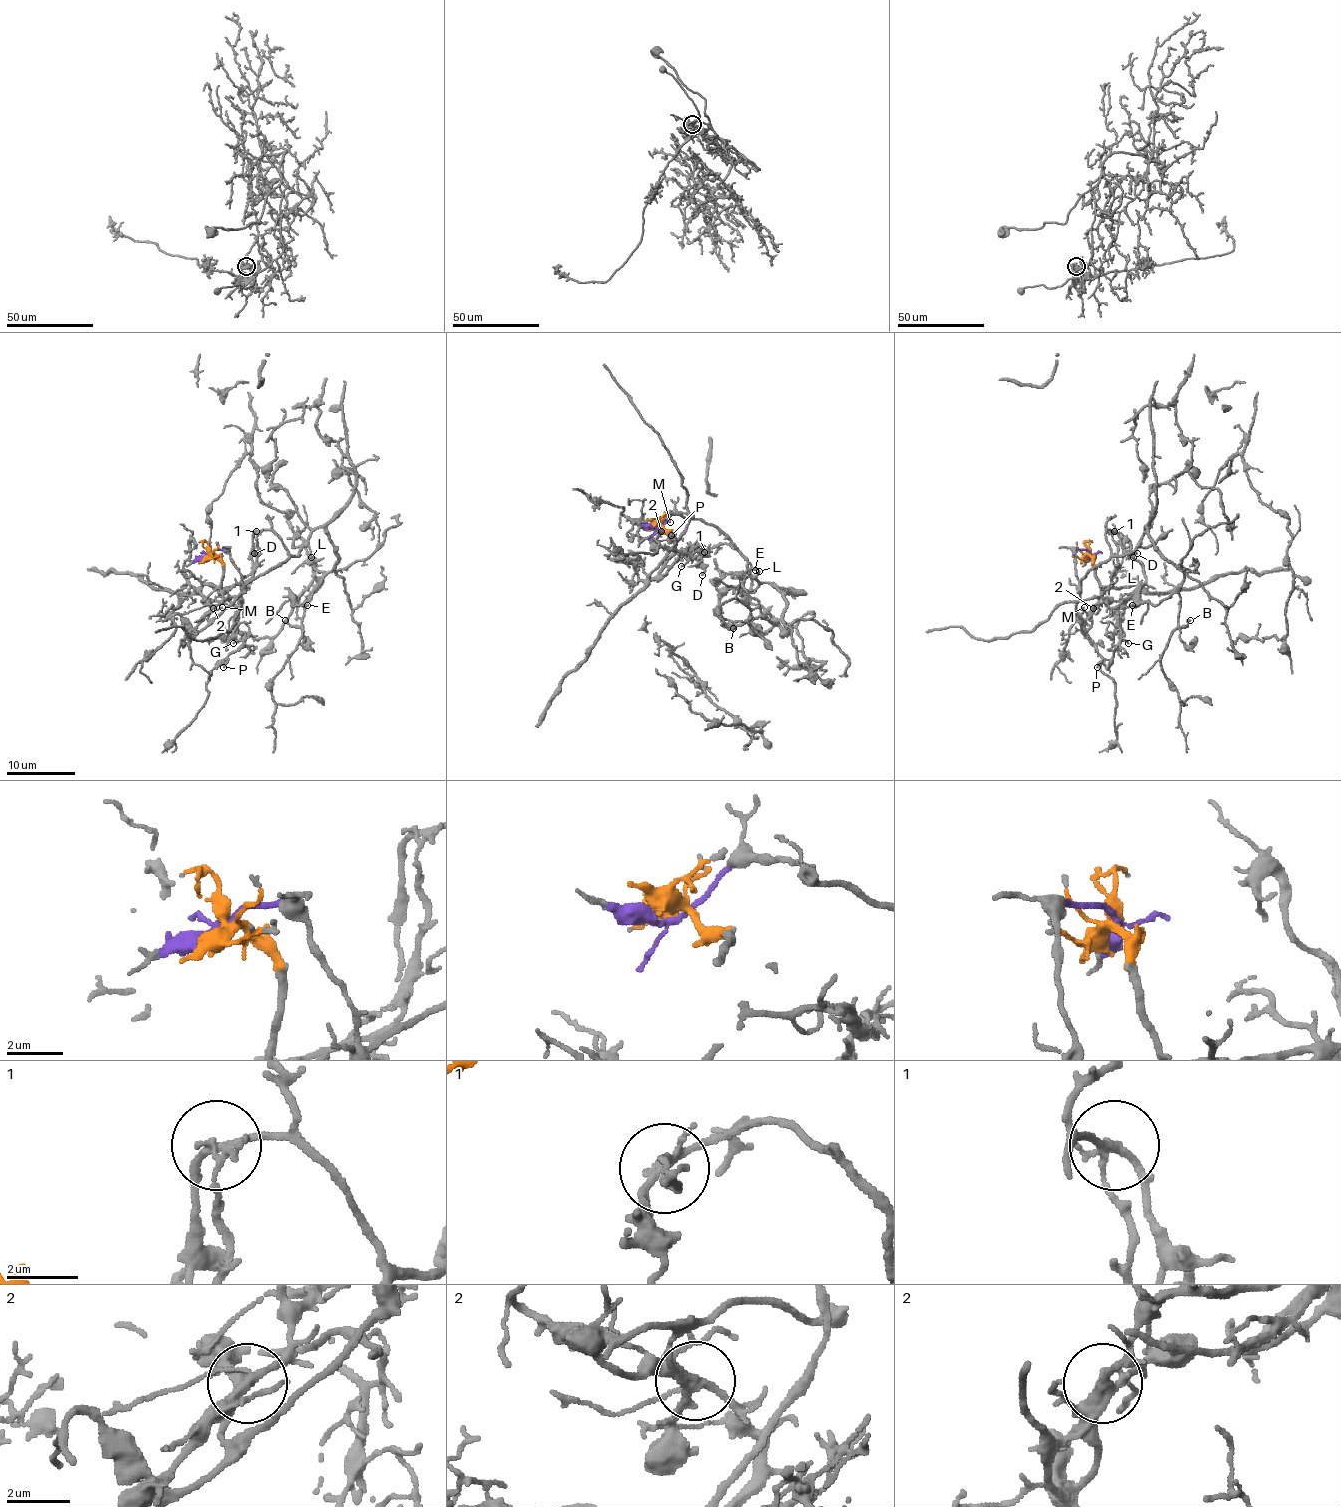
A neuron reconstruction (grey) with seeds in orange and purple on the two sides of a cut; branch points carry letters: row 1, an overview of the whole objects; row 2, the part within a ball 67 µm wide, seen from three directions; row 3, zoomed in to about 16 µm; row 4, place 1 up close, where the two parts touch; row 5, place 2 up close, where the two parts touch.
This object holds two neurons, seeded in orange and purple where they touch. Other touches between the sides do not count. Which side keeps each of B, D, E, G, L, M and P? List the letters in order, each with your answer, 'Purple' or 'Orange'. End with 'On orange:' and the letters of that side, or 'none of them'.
B: Purple
D: Purple
E: Purple
G: Orange
L: Purple
M: Orange
P: Orange
On orange: G, M, P

